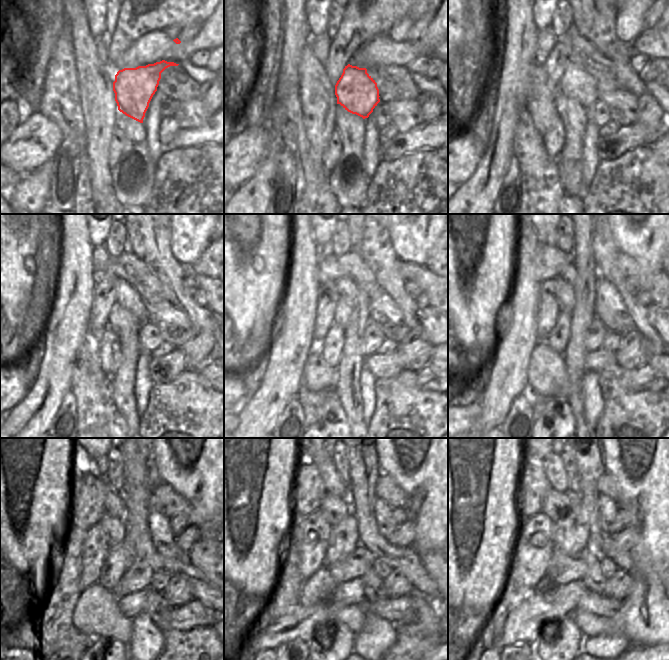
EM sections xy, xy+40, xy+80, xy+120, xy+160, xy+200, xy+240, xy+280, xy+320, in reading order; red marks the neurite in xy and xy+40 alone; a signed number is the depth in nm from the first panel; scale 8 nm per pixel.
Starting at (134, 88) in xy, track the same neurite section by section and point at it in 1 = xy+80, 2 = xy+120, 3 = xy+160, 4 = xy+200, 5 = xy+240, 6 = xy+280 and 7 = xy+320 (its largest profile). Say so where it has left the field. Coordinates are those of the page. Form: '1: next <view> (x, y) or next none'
1: next xy+80 (577, 83)
2: next xy+120 (127, 297)
3: next xy+160 (346, 287)
4: next xy+200 (569, 273)
5: next xy+240 (111, 488)
6: next xy+280 (322, 458)
7: next xy+320 (551, 463)

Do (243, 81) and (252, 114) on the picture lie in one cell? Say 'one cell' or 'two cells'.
two cells

